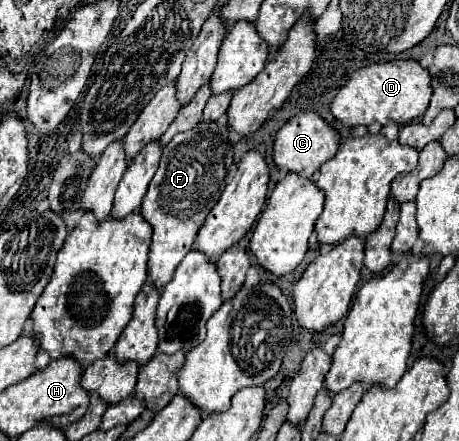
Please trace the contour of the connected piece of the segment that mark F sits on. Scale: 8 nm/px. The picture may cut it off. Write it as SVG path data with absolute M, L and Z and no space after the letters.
M226 120L198 122L192 130L176 134L164 146L160 168L156 170L148 192L142 200L140 212L152 224L152 244L148 274L156 288L164 288L176 266L192 250L196 234L206 216L218 202L234 172L234 150L230 144L230 126Z

